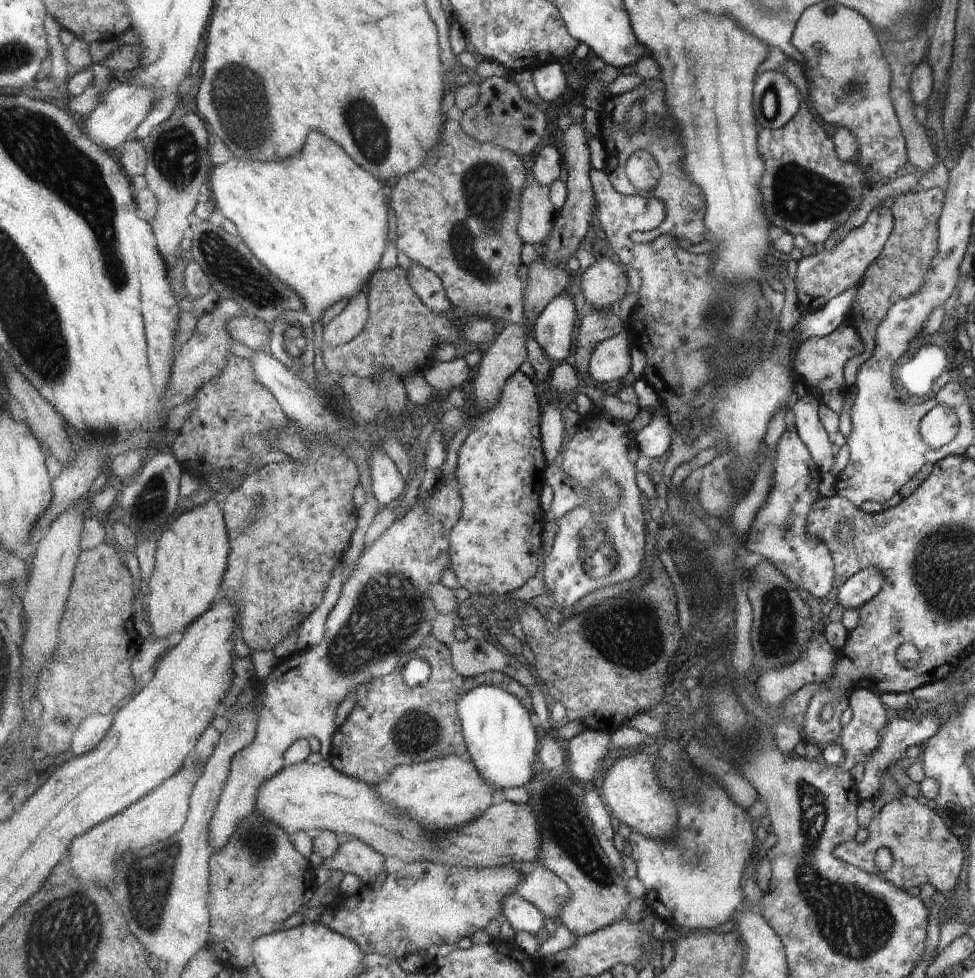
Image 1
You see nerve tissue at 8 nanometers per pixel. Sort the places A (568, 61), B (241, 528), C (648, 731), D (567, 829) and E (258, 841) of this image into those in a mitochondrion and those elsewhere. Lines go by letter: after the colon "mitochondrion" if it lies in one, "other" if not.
A: other
B: mitochondrion
C: other
D: mitochondrion
E: mitochondrion

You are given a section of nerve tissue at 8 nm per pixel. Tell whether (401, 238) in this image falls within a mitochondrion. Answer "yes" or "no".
no

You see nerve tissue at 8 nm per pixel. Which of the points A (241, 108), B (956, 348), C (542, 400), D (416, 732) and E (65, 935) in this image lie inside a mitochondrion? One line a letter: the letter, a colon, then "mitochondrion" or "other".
A: mitochondrion
B: other
C: other
D: mitochondrion
E: mitochondrion

